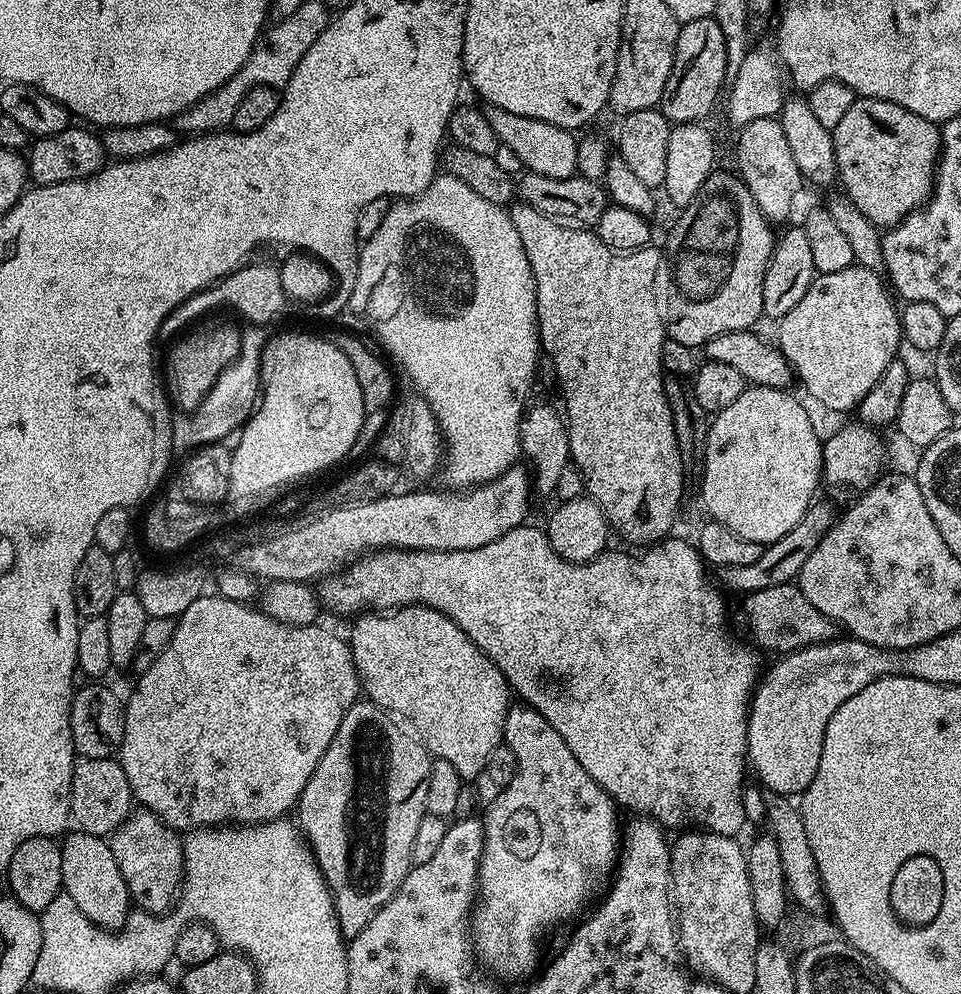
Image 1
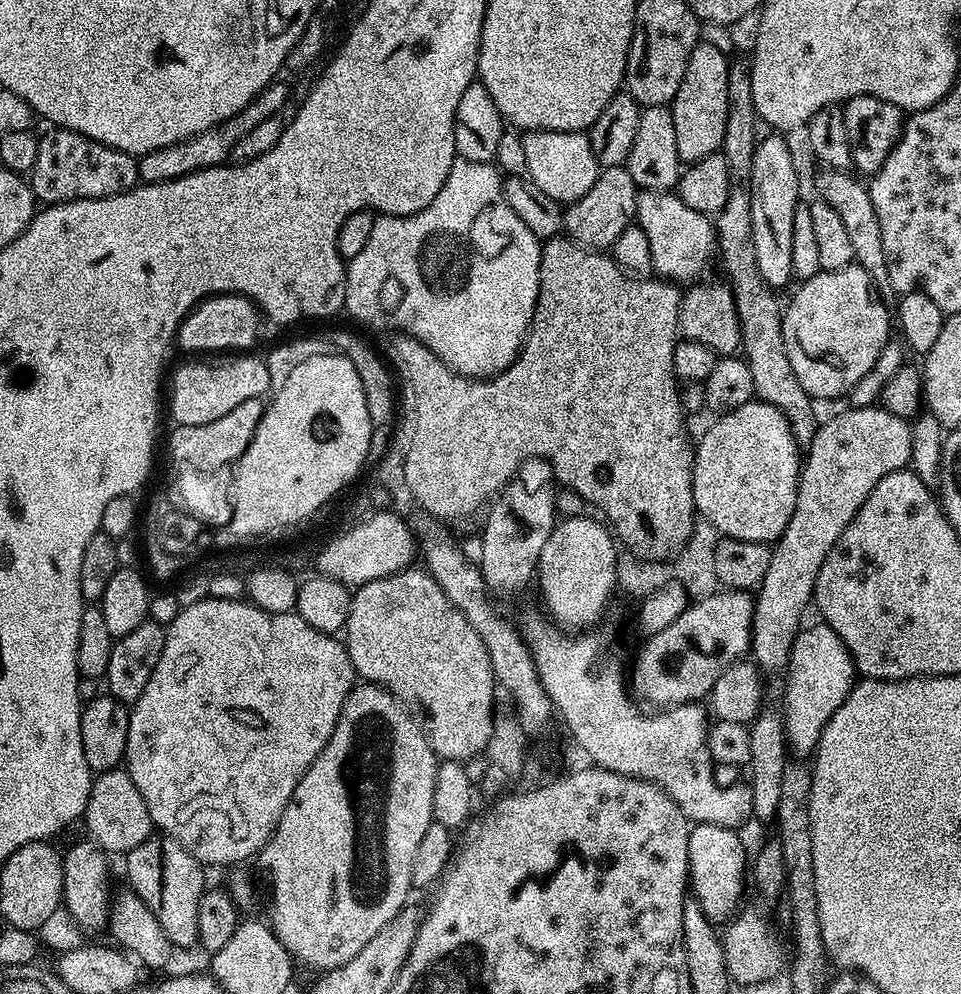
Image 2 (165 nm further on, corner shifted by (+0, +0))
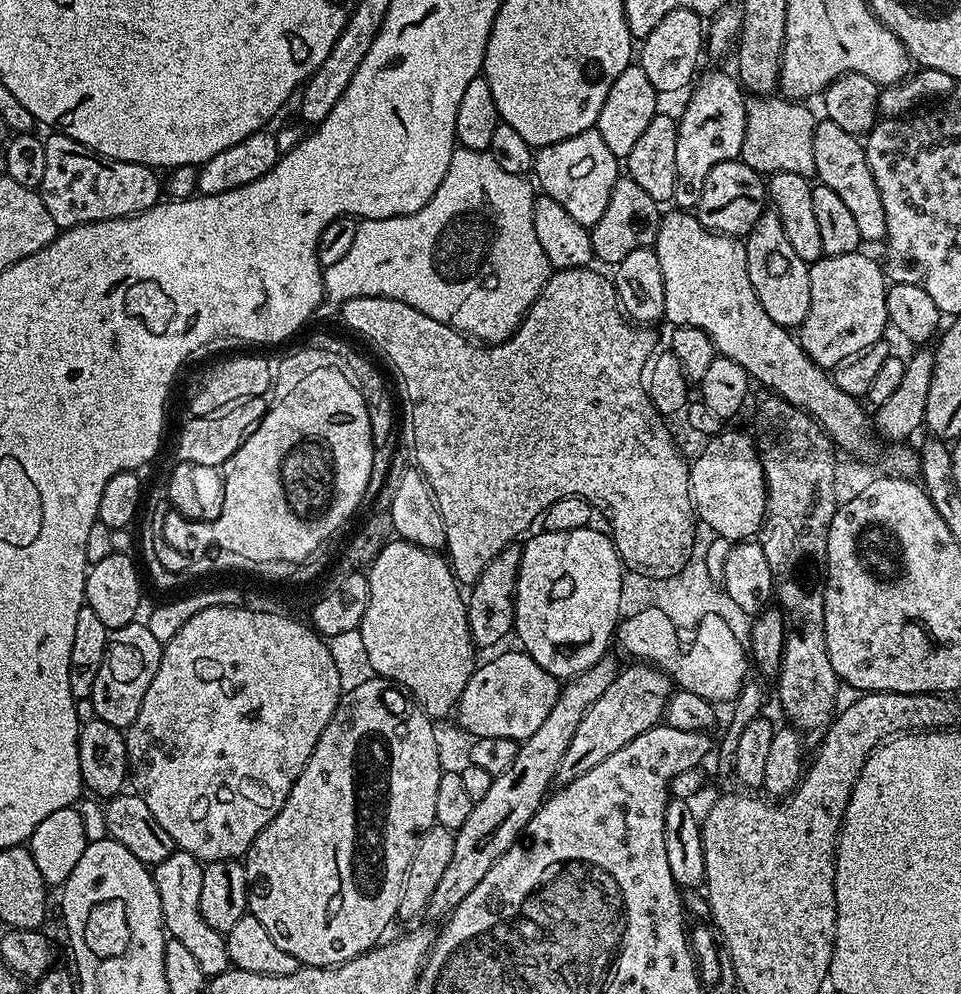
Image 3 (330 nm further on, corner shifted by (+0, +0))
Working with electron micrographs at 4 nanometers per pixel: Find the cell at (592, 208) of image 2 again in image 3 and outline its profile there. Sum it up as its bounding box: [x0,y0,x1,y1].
[590,178,661,266]

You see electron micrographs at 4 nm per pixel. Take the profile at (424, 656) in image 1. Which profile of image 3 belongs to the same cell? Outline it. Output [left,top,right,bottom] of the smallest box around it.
[358,538,478,722]

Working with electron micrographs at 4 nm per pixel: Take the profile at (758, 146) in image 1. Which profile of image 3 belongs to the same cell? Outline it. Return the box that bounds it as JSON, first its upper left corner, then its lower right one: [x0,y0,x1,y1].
[744,210,810,330]

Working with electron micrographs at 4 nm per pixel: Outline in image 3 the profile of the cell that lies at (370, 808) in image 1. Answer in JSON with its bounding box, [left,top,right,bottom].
[242,678,442,968]

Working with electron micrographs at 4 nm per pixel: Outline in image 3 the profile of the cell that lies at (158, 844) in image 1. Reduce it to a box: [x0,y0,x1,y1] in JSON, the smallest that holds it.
[151,850,230,978]

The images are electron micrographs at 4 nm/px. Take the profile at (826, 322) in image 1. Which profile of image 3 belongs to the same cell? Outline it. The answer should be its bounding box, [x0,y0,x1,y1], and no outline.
[798,250,889,370]

